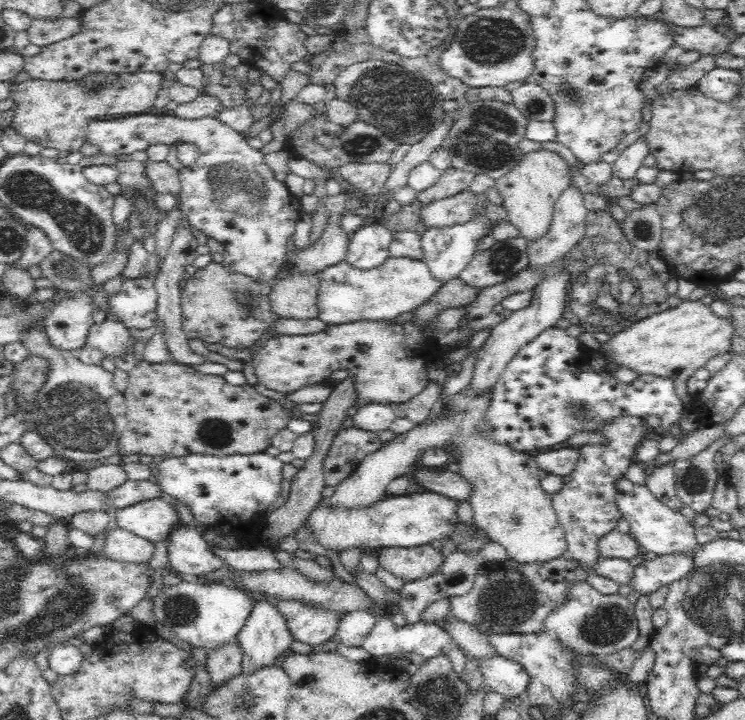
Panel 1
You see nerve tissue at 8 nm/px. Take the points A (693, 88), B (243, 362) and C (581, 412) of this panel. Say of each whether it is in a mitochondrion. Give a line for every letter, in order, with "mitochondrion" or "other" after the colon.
A: other
B: other
C: mitochondrion

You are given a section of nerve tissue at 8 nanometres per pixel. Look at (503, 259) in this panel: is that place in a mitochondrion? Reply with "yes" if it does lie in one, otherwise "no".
yes

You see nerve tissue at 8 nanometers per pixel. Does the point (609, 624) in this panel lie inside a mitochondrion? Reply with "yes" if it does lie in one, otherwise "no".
yes

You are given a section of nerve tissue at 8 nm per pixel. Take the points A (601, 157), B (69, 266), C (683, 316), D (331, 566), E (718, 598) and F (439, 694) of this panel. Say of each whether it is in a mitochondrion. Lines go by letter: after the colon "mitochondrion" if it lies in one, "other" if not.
A: other
B: mitochondrion
C: other
D: other
E: mitochondrion
F: mitochondrion

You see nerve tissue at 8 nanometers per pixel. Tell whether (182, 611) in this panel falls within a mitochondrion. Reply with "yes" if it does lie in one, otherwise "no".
yes

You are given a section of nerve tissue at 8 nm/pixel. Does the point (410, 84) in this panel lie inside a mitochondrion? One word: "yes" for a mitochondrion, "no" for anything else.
yes

